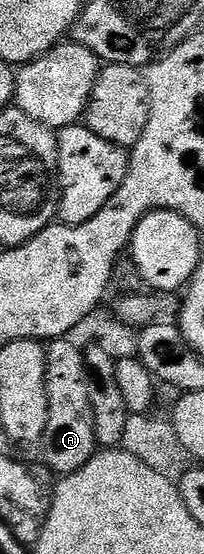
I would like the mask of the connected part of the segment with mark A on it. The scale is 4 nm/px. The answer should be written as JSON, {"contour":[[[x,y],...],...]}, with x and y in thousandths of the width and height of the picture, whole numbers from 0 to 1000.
{"contour":[[[343,608],[279,610],[225,619],[230,727],[240,751],[221,787],[201,800],[206,832],[275,857],[377,852],[475,818],[466,774],[456,773],[456,729],[436,729],[426,659],[417,637]]]}

